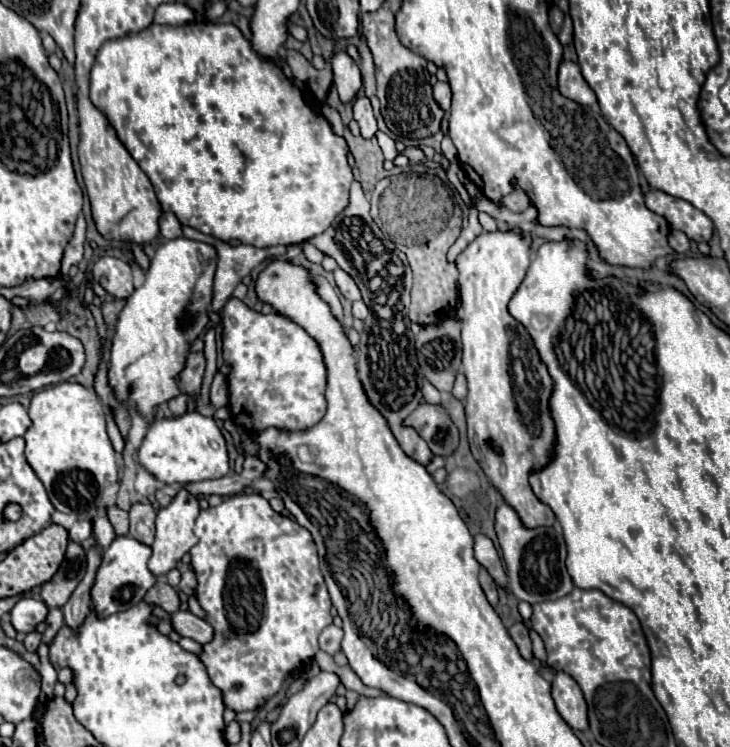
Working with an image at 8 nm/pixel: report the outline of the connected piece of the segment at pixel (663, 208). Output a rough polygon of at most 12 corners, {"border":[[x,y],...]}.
{"border":[[649,190],[645,204],[655,214],[707,242],[713,222],[693,204],[661,190]]}

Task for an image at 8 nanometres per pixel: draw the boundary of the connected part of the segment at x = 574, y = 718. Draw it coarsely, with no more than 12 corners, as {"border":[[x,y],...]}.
{"border":[[557,672],[551,696],[573,730],[587,730],[587,704],[577,682]]}

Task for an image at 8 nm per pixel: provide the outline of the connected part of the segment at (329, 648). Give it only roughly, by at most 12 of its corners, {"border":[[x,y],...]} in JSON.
{"border":[[331,624],[321,632],[319,648],[341,650],[343,630]]}

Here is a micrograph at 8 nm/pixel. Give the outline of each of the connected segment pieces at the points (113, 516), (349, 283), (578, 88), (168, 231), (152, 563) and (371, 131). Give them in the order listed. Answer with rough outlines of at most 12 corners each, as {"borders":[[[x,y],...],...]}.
{"borders":[[[107,506],[107,518],[117,536],[129,532],[129,514]],[[337,268],[335,282],[347,300],[361,300],[357,284]],[[567,60],[559,68],[559,90],[583,106],[597,102],[581,68]],[[163,212],[159,234],[167,240],[181,236],[181,224],[173,214]],[[185,488],[157,512],[149,570],[167,574],[195,546],[199,502]],[[367,96],[353,100],[353,118],[363,138],[373,138],[377,122]]]}

